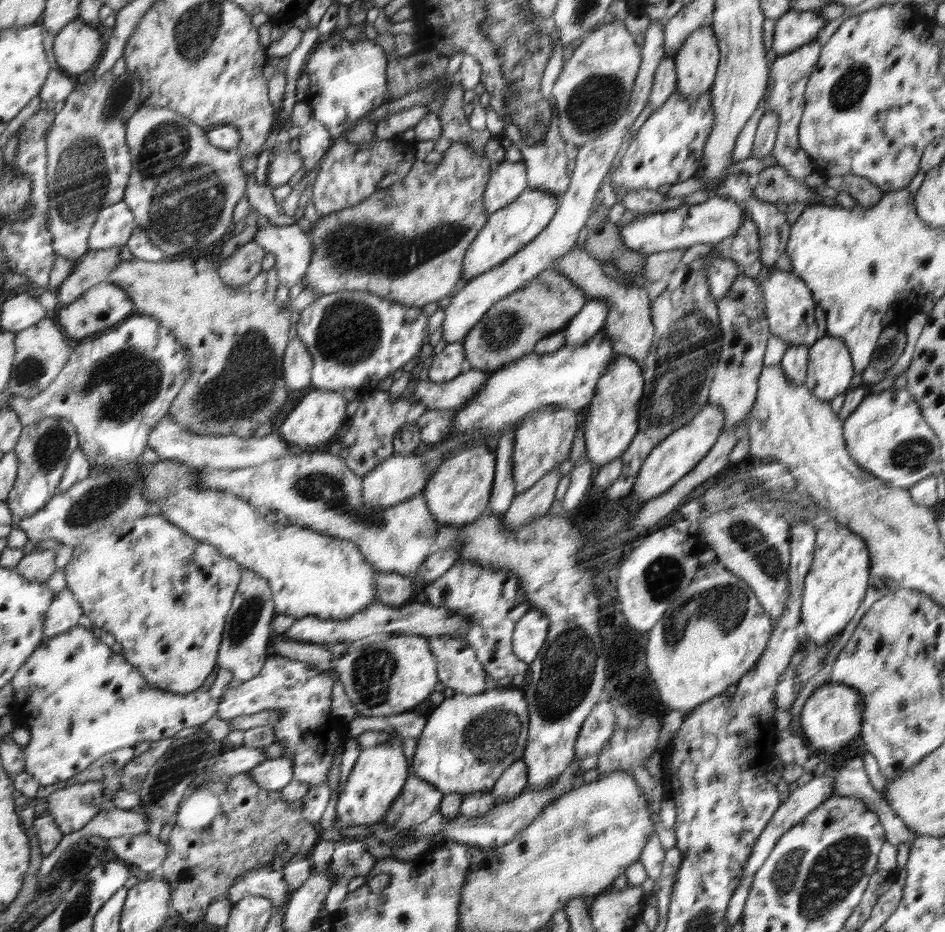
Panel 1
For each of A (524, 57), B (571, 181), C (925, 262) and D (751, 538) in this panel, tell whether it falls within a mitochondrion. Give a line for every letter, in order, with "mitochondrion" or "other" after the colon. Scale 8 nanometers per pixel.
A: mitochondrion
B: other
C: other
D: mitochondrion

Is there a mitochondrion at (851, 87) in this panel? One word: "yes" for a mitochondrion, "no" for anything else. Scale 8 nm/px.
yes

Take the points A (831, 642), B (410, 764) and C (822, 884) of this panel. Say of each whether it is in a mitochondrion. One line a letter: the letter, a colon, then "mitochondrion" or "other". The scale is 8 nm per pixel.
A: other
B: other
C: mitochondrion

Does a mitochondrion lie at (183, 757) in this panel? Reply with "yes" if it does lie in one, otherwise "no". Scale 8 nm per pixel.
yes

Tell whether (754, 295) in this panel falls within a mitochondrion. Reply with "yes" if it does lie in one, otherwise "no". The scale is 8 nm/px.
no

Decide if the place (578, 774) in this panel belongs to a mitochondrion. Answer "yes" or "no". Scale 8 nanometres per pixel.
no

